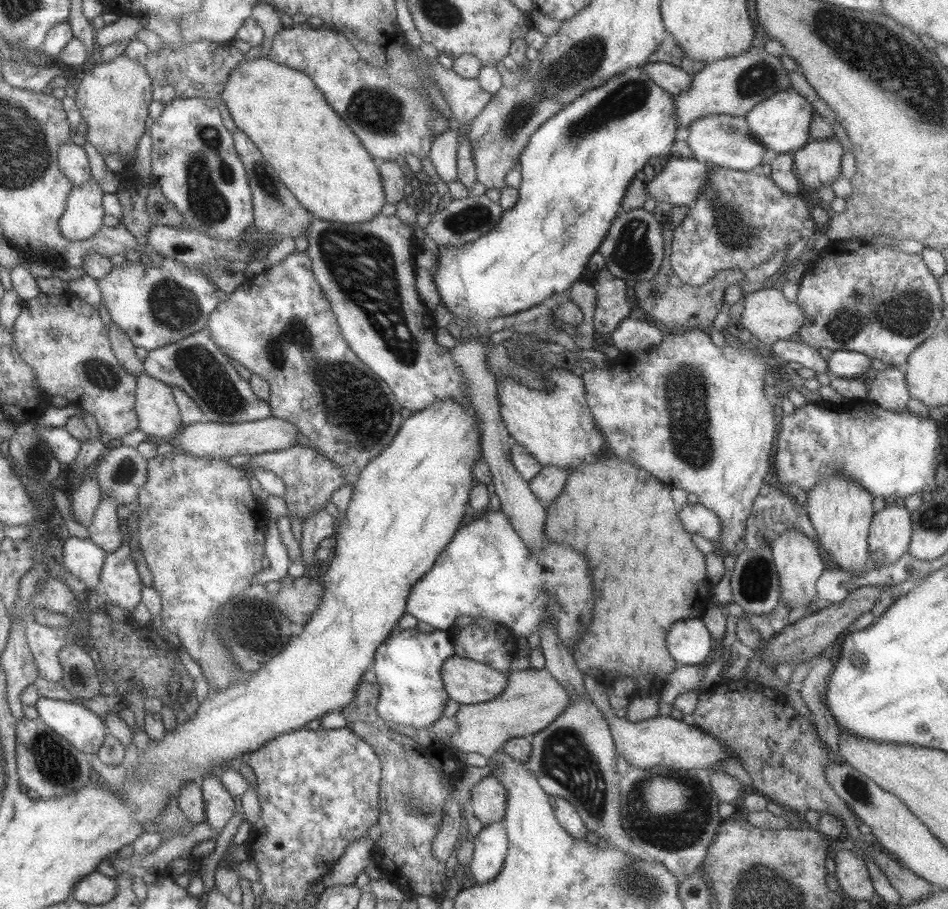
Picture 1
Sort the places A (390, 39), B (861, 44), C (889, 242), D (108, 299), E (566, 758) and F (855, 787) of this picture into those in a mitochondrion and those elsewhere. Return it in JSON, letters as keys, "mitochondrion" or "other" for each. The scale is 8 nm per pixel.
{"A":"other","B":"mitochondrion","C":"other","D":"other","E":"mitochondrion","F":"mitochondrion"}

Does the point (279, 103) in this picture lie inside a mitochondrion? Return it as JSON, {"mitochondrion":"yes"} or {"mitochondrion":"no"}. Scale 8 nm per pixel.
{"mitochondrion":"no"}

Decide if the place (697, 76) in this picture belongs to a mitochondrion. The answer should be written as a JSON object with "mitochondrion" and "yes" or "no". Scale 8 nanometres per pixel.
{"mitochondrion":"no"}

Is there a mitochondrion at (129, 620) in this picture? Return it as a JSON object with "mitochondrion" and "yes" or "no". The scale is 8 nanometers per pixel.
{"mitochondrion":"no"}

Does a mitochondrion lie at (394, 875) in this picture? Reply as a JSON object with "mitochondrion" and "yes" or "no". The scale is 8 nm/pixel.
{"mitochondrion":"no"}

